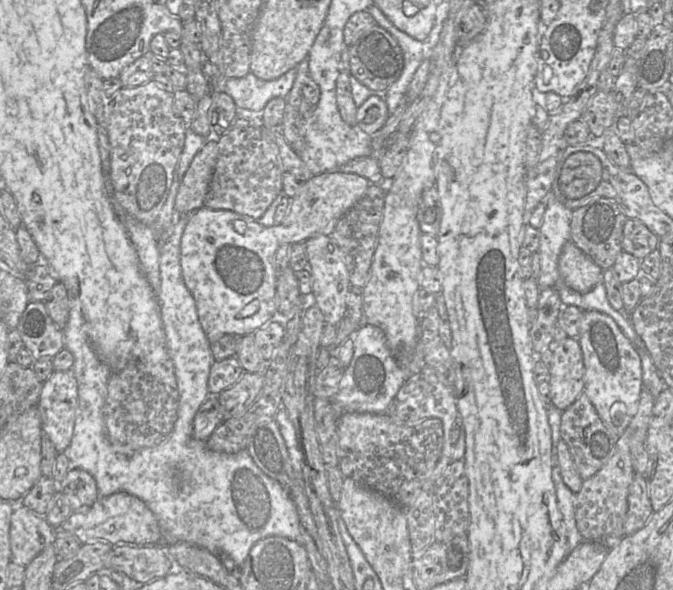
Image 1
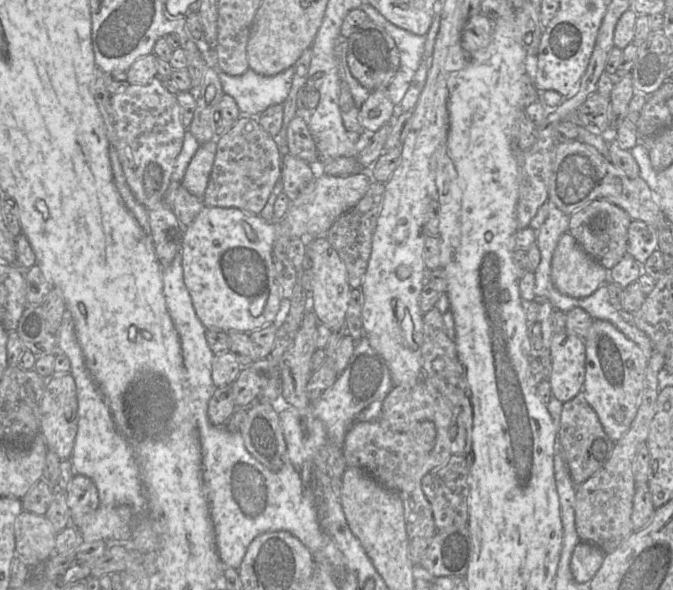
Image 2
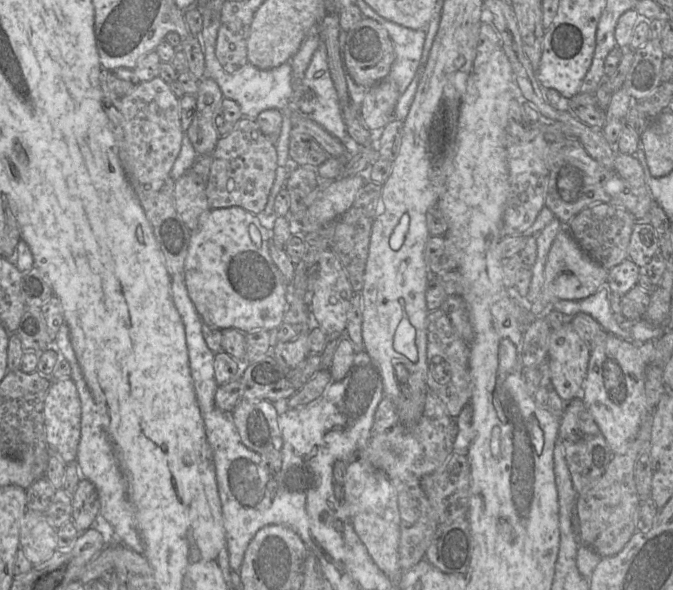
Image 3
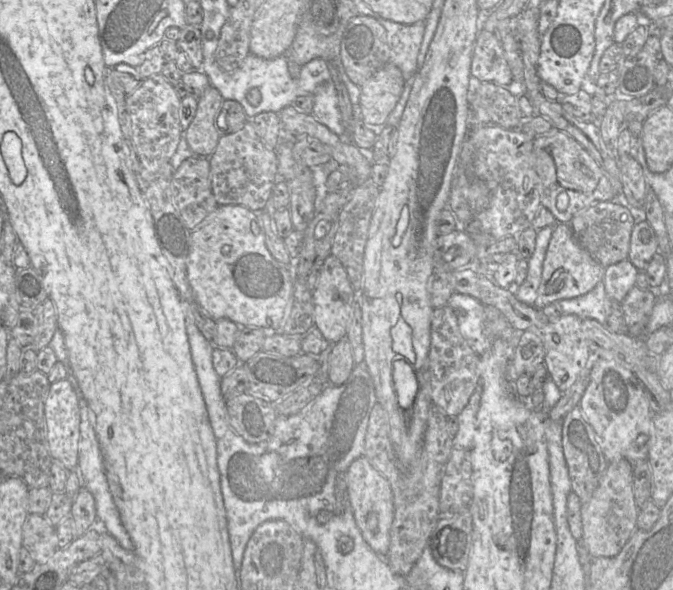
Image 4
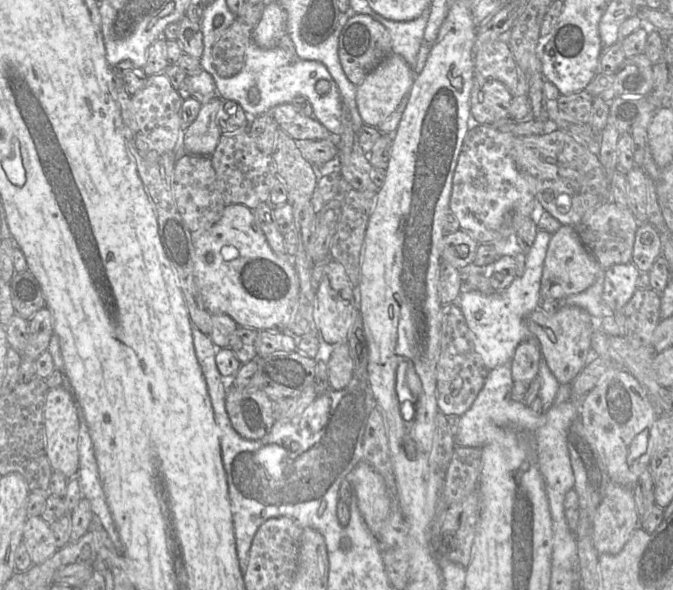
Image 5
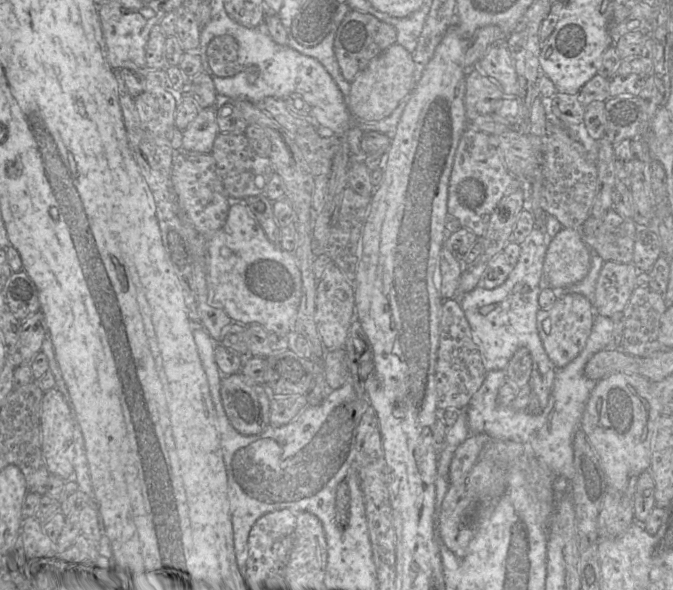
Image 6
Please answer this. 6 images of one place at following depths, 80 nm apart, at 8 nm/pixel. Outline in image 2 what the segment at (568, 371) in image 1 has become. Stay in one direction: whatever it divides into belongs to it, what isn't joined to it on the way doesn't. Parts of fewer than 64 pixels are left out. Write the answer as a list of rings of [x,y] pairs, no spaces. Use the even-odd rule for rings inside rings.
[[[567,331],[553,334],[550,345],[552,372],[548,378],[552,395],[563,404],[583,389],[586,374],[584,339]]]

